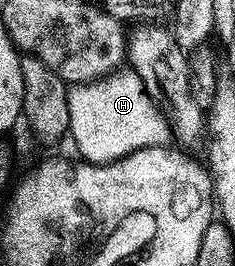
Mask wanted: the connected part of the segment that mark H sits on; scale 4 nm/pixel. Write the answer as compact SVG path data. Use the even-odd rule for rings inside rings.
M113 70L96 80L84 84L73 84L68 89L68 105L70 106L70 140L76 143L83 159L90 164L109 164L111 160L121 160L126 154L137 152L140 148L164 146L173 139L168 117L161 105L150 98L150 94L142 86L142 78L131 70Z

